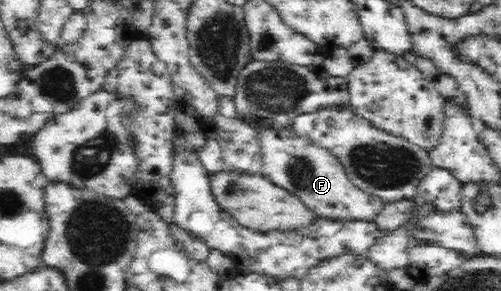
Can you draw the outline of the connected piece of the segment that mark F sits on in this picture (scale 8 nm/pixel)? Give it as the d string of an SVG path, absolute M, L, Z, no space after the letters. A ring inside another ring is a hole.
M291 127L289 128L267 128L259 131L259 140L261 140L261 149L263 154L263 165L259 173L263 174L269 181L283 186L297 194L297 196L306 203L312 211L325 219L349 220L349 221L373 221L385 207L379 197L359 189L354 183L351 183L348 173L345 171L339 158L313 140L299 136Z

